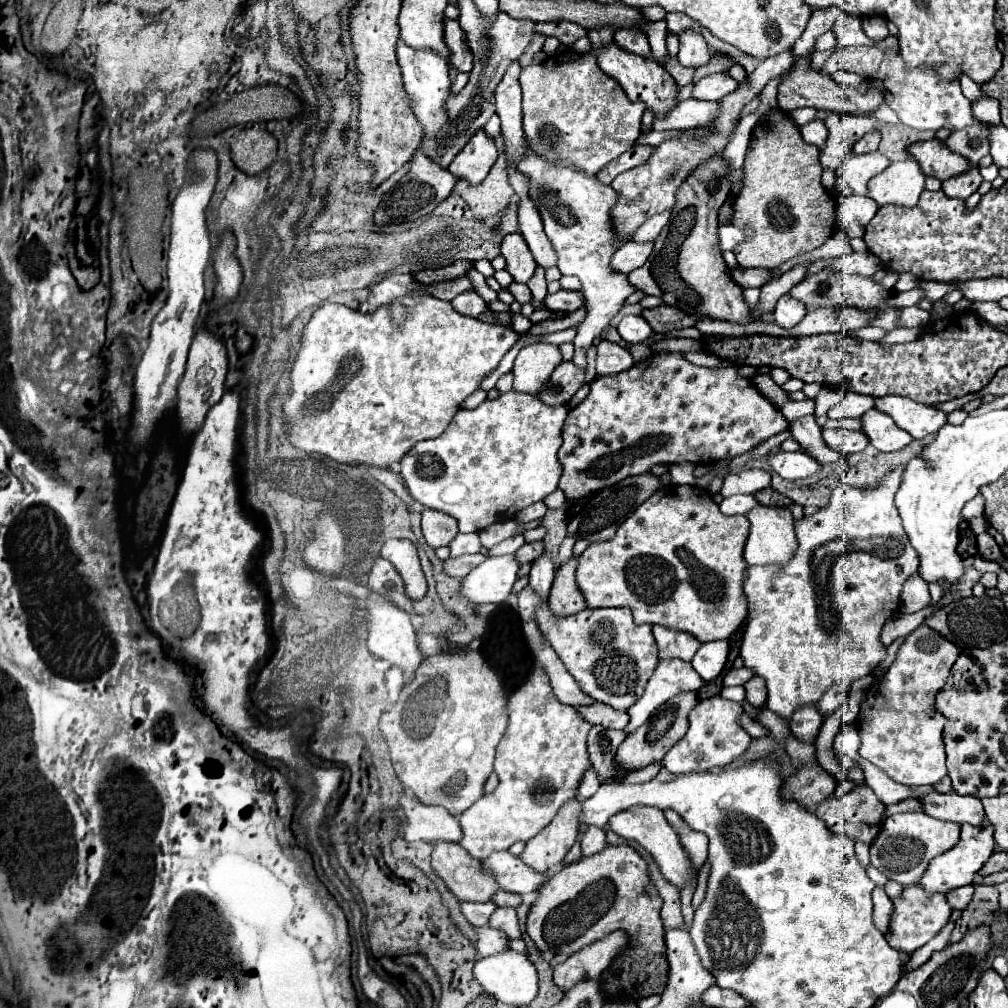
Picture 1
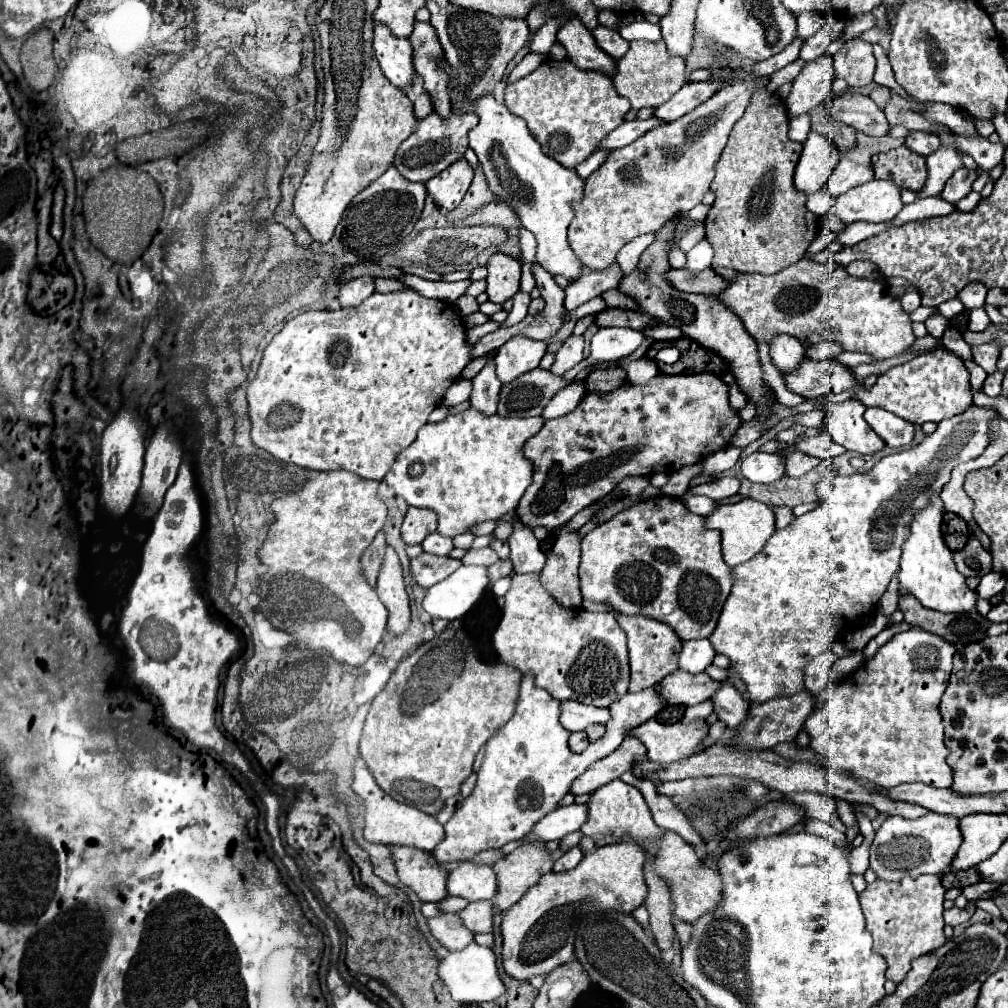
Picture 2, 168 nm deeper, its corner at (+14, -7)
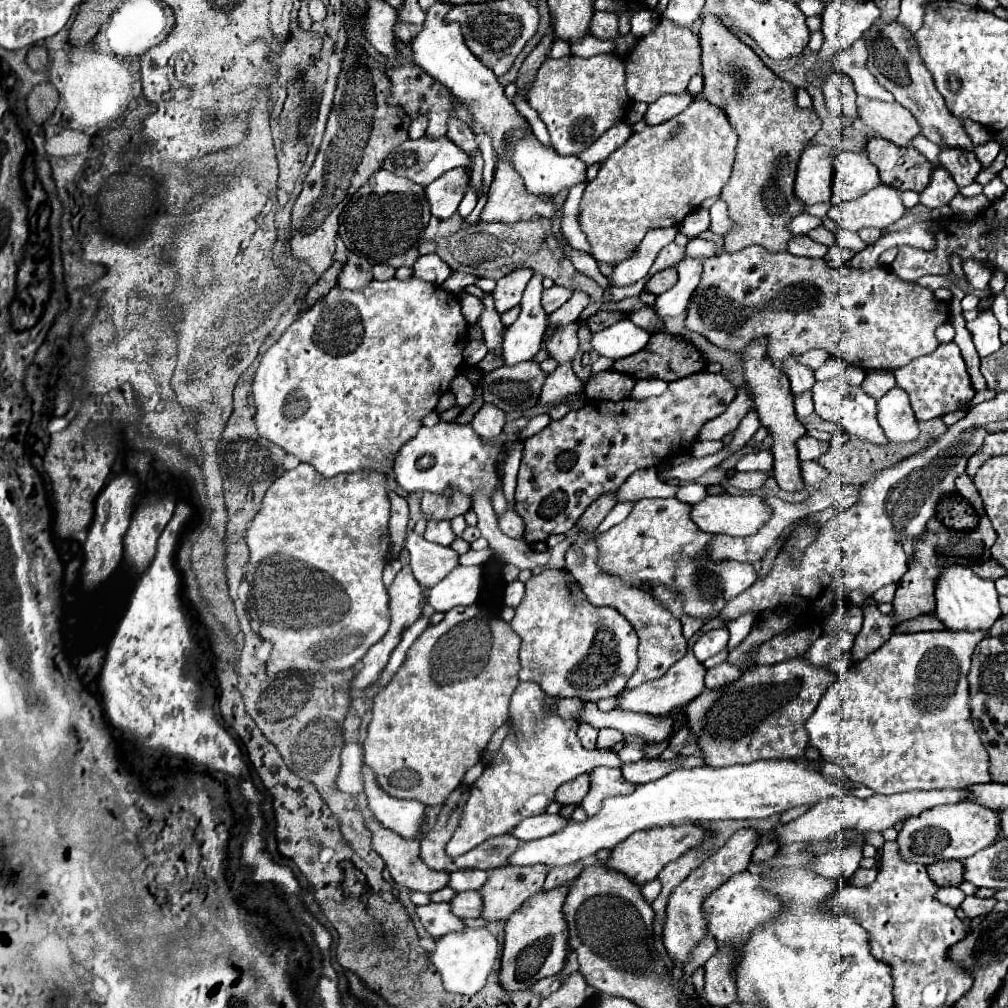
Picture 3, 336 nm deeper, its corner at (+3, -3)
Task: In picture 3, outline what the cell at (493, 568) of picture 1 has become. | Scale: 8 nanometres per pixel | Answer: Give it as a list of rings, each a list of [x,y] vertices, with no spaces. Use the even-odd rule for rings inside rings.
[[[457,566],[431,588],[427,604],[435,612],[449,612],[455,606],[471,606],[479,596],[479,586],[481,586],[479,566]]]

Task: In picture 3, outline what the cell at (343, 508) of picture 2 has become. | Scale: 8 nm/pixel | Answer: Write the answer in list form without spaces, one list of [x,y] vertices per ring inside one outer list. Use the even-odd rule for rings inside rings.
[[[299,464],[283,472],[269,486],[261,510],[245,532],[245,542],[251,552],[245,570],[245,580],[251,584],[247,612],[251,616],[251,628],[273,646],[265,668],[267,676],[273,678],[291,670],[325,676],[331,670],[353,668],[369,646],[385,636],[389,628],[389,596],[381,582],[381,574],[389,562],[391,542],[387,524],[387,476],[379,472],[359,470],[323,478],[313,466]]]

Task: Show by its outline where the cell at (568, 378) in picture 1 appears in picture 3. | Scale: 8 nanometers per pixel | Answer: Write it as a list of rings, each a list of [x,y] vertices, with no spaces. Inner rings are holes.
[[[519,362],[515,366],[501,366],[485,374],[479,382],[483,400],[503,412],[529,412],[535,408],[539,390],[547,376],[535,362]]]

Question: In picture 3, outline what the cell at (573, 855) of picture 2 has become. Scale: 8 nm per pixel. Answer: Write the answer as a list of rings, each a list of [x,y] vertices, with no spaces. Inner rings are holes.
[[[579,862],[579,866],[561,866],[561,868],[549,870],[545,884],[543,884],[543,890],[547,892],[547,890],[555,890],[555,888],[571,884],[579,876],[581,870],[583,870],[583,862]]]

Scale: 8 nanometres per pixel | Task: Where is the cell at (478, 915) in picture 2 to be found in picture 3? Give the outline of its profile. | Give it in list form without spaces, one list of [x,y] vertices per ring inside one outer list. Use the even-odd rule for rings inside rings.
[[[465,890],[465,892],[455,894],[451,898],[449,906],[451,906],[451,912],[459,918],[479,918],[479,910],[483,908],[479,892],[473,892],[473,890]]]

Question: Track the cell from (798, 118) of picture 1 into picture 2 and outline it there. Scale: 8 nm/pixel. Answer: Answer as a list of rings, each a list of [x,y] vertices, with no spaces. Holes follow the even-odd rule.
[[[828,54],[808,62],[804,70],[796,76],[792,92],[784,102],[788,118],[808,114],[814,106],[818,106],[822,102],[820,92],[824,92],[824,100],[826,100],[830,94],[832,78],[834,78],[834,70],[832,70],[832,58]]]

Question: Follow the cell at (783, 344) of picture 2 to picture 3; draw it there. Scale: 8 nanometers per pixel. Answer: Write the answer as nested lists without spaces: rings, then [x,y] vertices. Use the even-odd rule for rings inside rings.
[[[791,356],[791,358],[785,358],[781,364],[781,370],[785,370],[789,382],[791,382],[791,394],[793,396],[799,396],[807,390],[811,390],[811,386],[815,384],[815,378],[813,378],[813,370],[799,364],[797,362],[797,356]]]

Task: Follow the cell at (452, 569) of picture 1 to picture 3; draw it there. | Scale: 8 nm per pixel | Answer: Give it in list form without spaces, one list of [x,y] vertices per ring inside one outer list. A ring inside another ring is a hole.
[[[413,530],[407,532],[405,546],[409,550],[409,566],[413,570],[413,576],[421,586],[435,586],[435,582],[443,580],[459,564],[459,554],[455,550],[427,542]]]

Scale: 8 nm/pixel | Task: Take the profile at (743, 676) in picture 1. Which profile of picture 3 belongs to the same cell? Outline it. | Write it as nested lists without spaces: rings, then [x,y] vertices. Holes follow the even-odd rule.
[[[719,617],[708,621],[703,628],[701,628],[701,630],[688,641],[688,648],[685,656],[683,656],[677,664],[673,664],[671,670],[667,670],[667,674],[665,674],[663,678],[657,678],[657,680],[651,680],[651,682],[639,684],[639,686],[633,688],[633,690],[629,690],[629,688],[621,690],[621,694],[617,696],[617,708],[619,708],[619,710],[627,710],[627,712],[643,712],[643,714],[659,716],[659,714],[667,714],[667,712],[671,712],[673,708],[685,706],[687,702],[691,702],[691,698],[699,696],[699,694],[705,690],[705,686],[703,686],[703,674],[705,674],[705,668],[703,668],[701,662],[697,662],[697,658],[693,656],[692,647],[703,632],[726,627],[726,625],[727,623]]]

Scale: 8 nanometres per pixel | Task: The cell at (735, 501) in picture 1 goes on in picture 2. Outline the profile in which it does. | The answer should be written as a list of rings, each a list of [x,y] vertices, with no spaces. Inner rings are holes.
[[[684,494],[682,496],[686,508],[694,514],[700,514],[700,516],[710,516],[716,508],[718,508],[718,502],[710,500],[710,498],[704,498],[704,496],[692,496],[692,494]]]

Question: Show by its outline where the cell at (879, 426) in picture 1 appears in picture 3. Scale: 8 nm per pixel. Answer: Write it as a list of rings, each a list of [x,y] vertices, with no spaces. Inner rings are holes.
[[[841,376],[825,380],[825,382],[815,382],[813,386],[813,402],[815,402],[815,412],[833,424],[839,424],[847,430],[847,434],[853,434],[861,440],[867,440],[871,444],[885,444],[887,438],[875,418],[875,406],[877,402],[861,390],[861,386],[851,386],[847,384]]]

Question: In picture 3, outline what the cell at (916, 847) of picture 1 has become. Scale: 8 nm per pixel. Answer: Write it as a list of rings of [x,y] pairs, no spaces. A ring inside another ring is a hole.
[[[961,802],[955,806],[935,806],[913,818],[911,822],[903,824],[899,832],[897,844],[899,852],[907,862],[919,862],[929,866],[931,862],[939,860],[963,860],[971,854],[983,850],[985,846],[993,844],[1001,836],[1001,820],[999,810],[989,810],[977,802]]]

